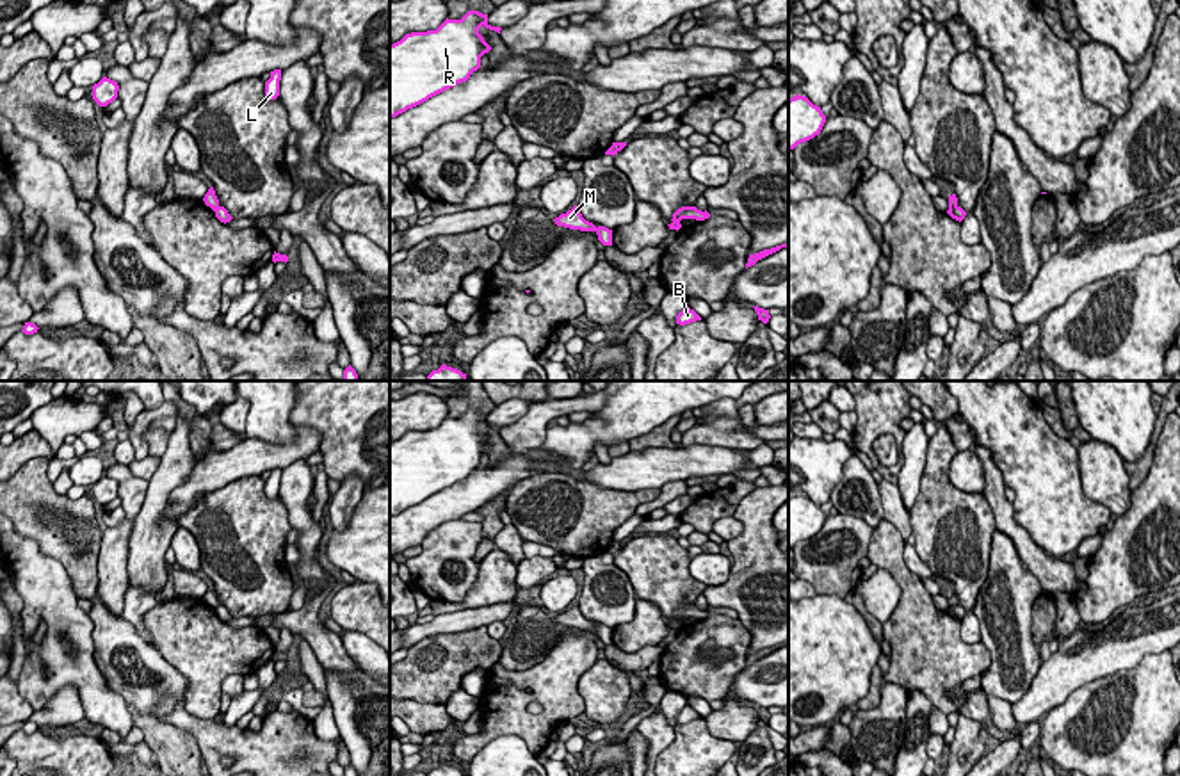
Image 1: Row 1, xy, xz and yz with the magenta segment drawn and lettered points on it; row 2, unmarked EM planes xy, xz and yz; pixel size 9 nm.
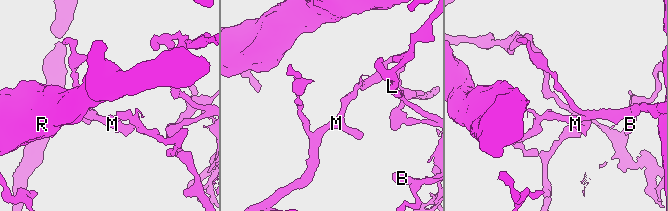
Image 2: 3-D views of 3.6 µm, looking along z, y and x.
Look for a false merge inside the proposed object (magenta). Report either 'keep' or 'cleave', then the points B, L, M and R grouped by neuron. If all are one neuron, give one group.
cleave | B L R / M

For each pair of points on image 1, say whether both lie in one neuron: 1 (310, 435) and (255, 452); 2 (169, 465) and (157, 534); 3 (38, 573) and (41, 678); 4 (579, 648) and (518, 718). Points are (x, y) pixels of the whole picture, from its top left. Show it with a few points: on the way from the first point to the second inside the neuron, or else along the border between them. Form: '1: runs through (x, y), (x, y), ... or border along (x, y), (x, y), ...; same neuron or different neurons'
1: runs through (296, 449), (292, 452), (269, 452); same neuron
2: runs through (162, 483), (153, 506), (153, 517); same neuron
3: runs through (54, 600), (54, 652); same neuron
4: runs through (563, 666), (527, 700); same neuron

